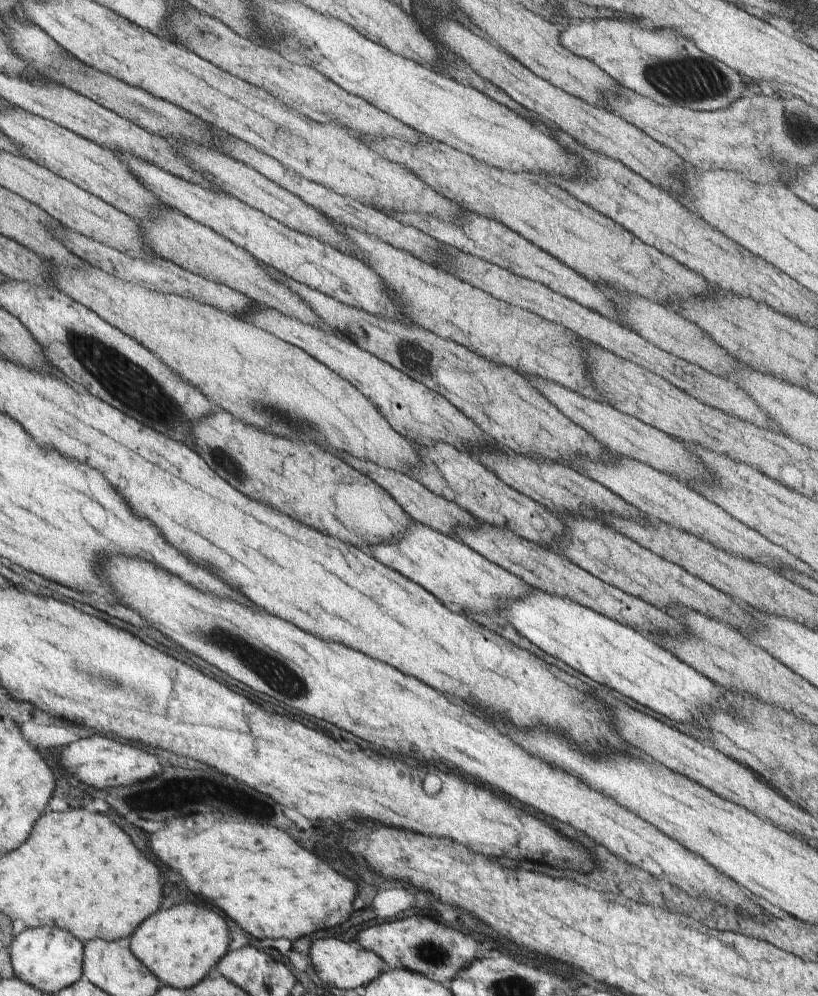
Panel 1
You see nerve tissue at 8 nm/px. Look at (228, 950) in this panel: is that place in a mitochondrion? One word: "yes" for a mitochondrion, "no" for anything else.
no

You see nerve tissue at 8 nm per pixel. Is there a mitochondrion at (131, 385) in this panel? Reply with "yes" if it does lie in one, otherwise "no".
yes

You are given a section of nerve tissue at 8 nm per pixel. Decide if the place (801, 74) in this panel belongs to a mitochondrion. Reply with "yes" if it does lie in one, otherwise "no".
no

